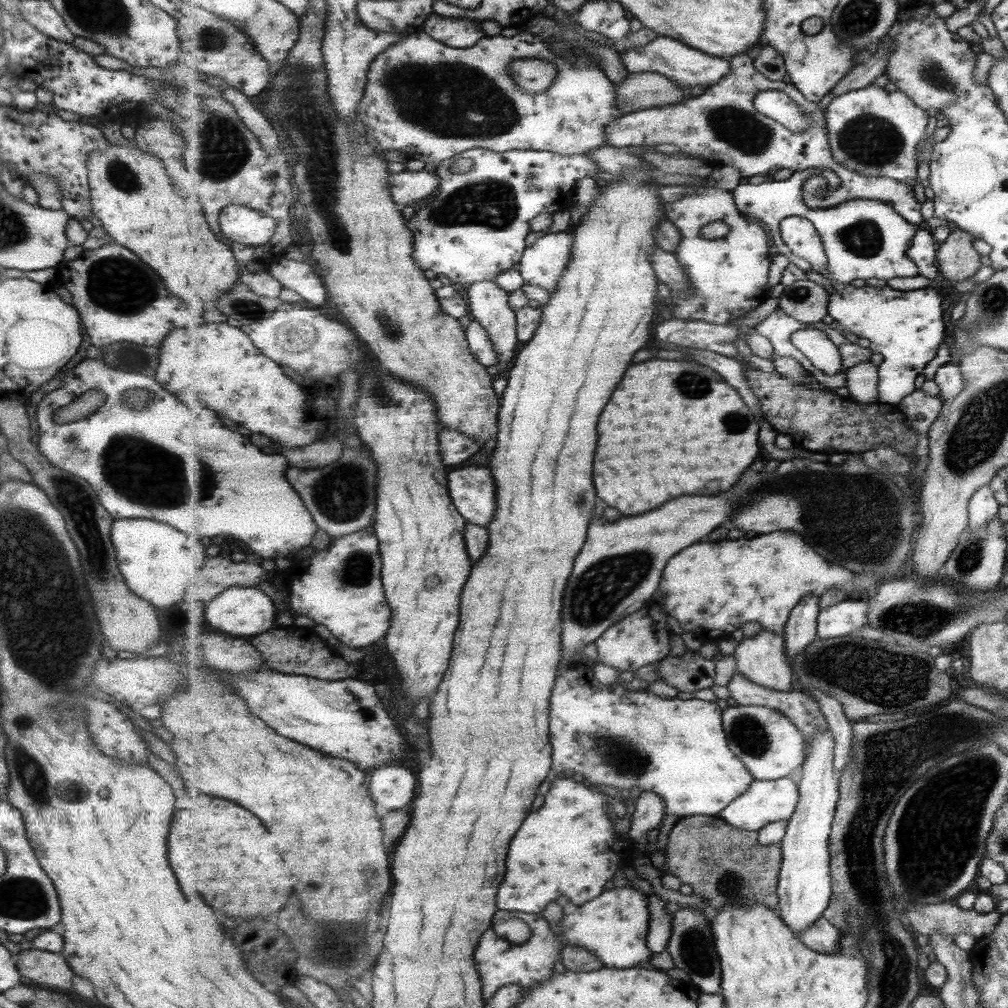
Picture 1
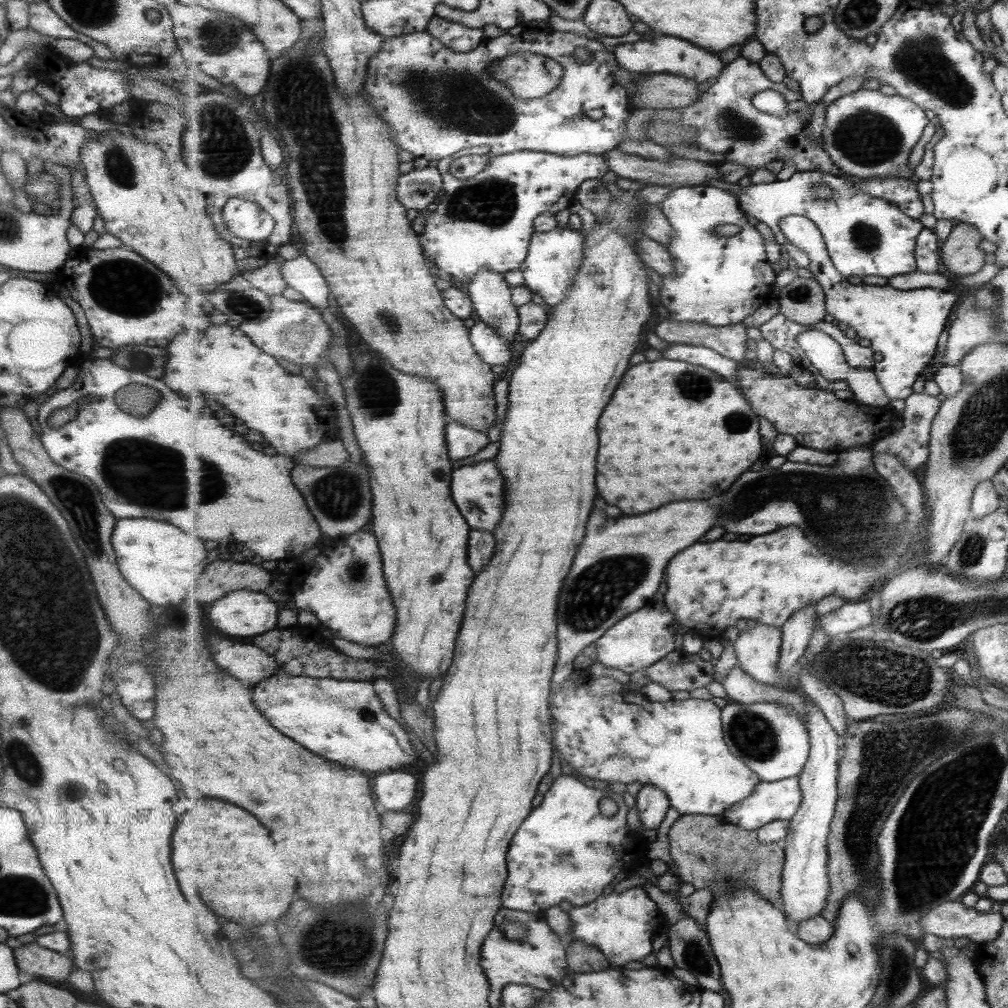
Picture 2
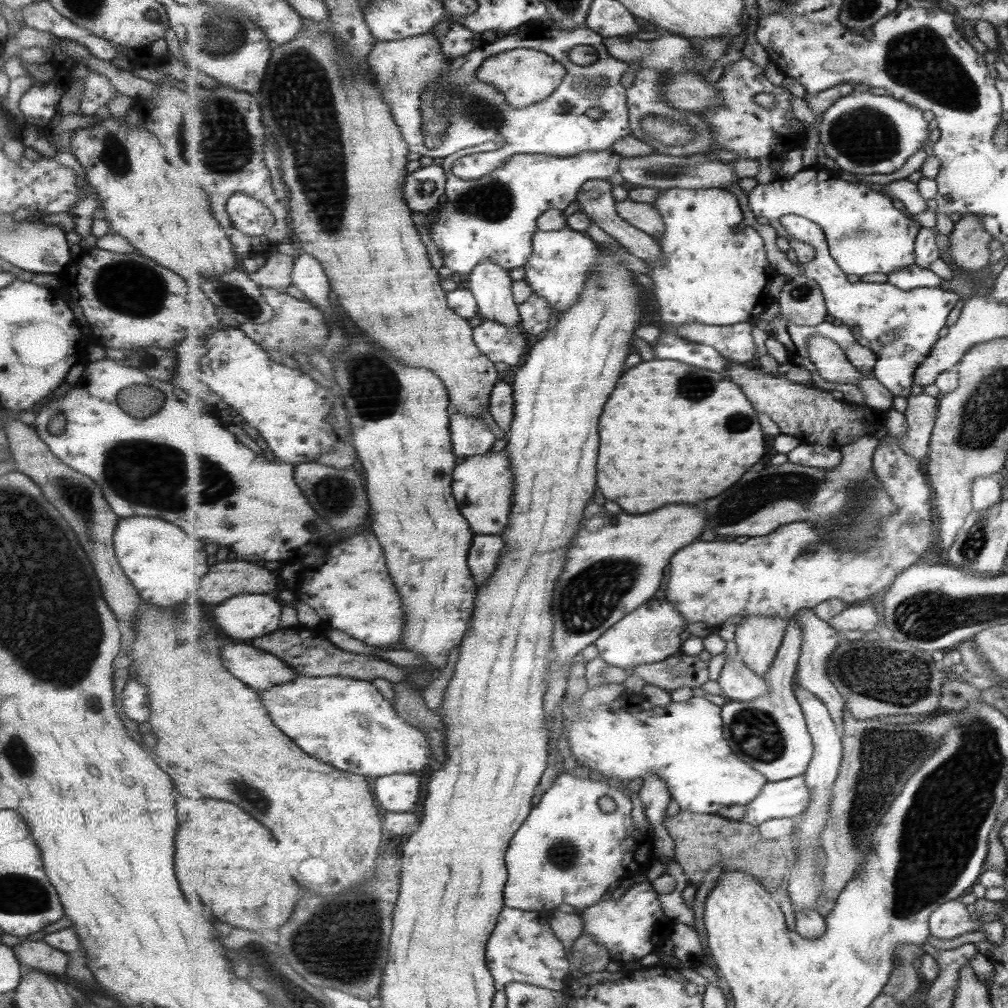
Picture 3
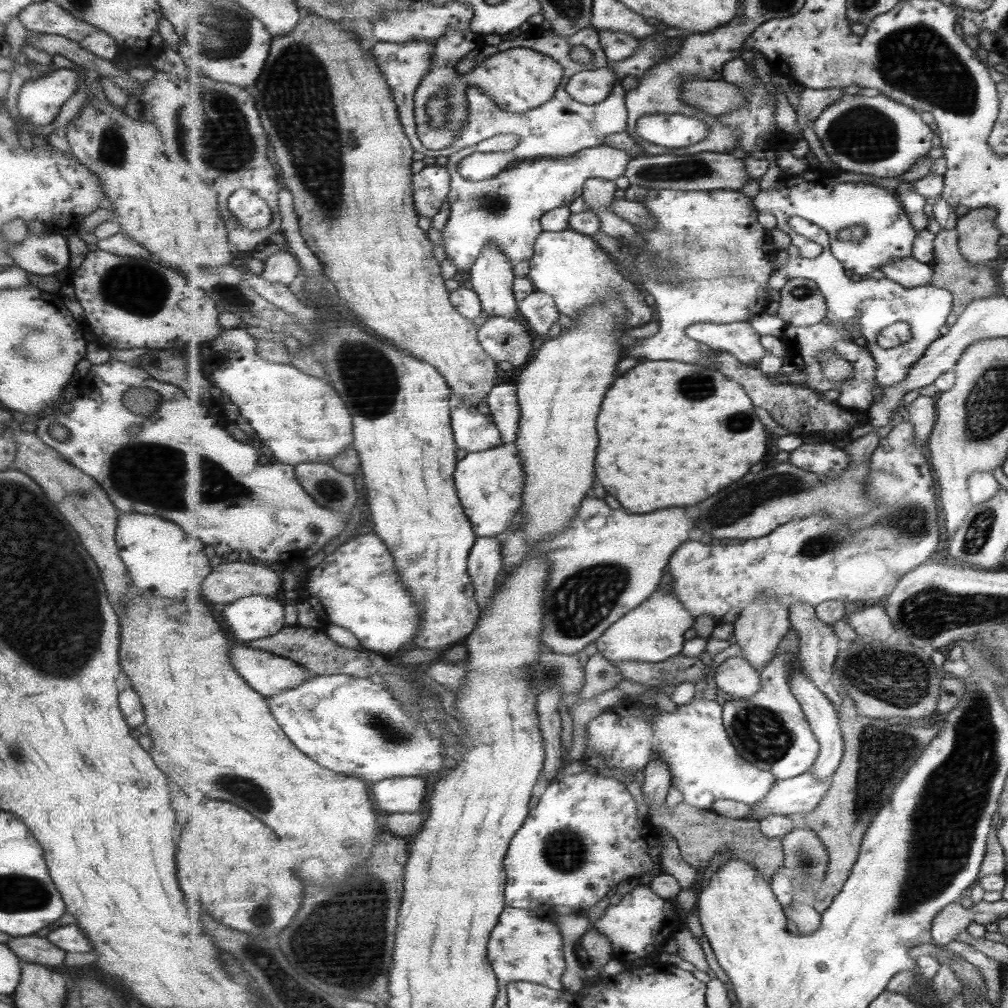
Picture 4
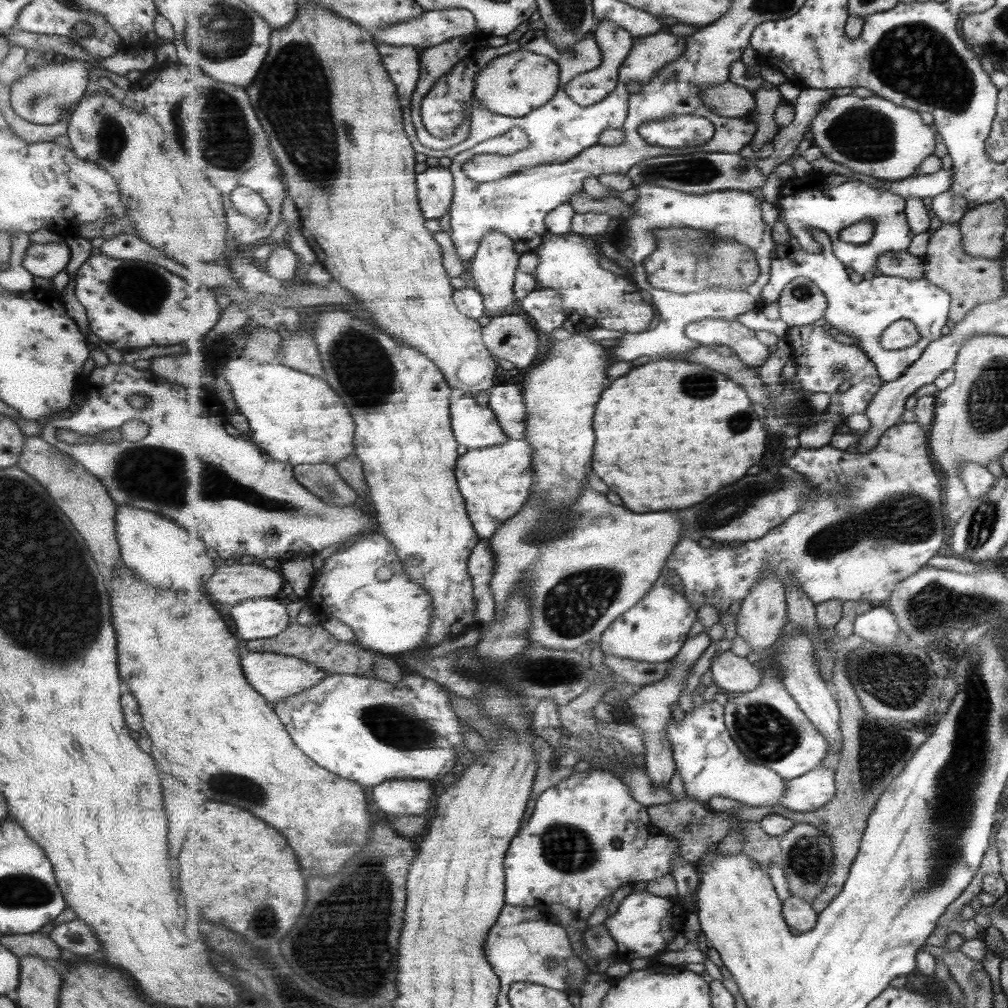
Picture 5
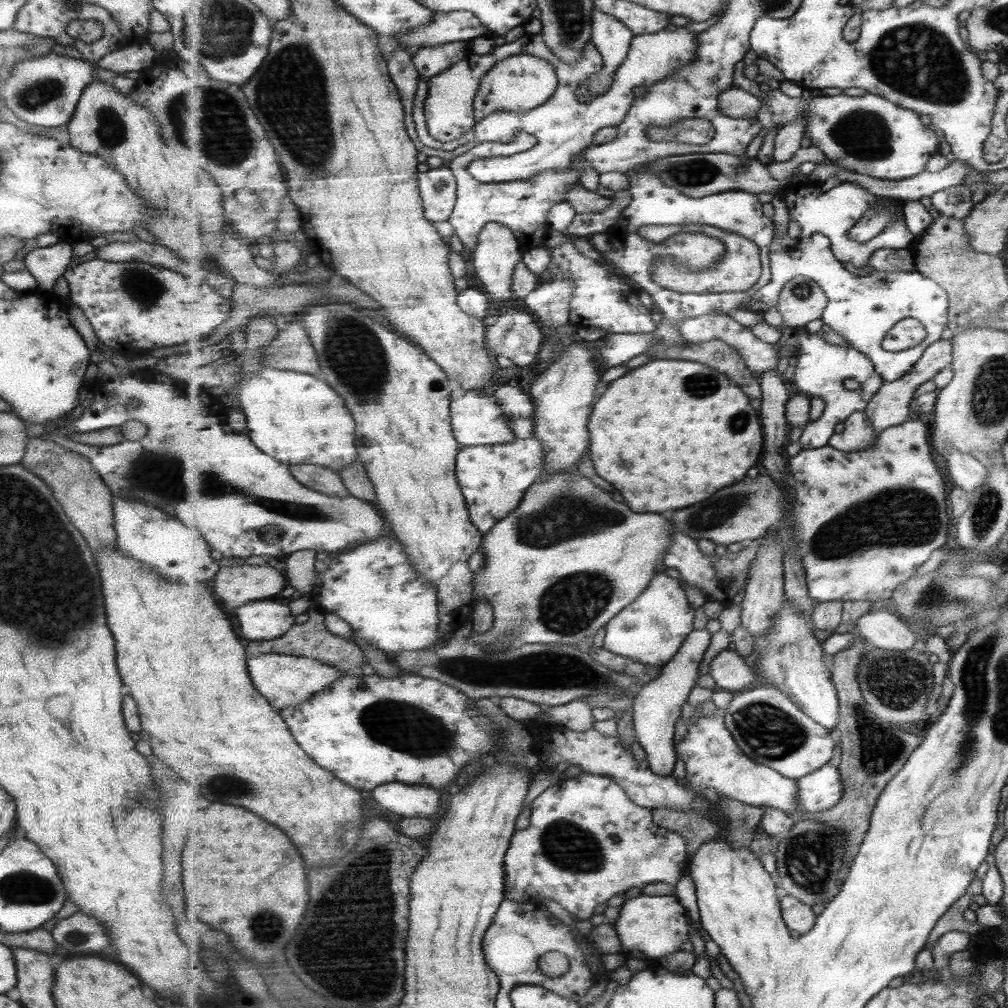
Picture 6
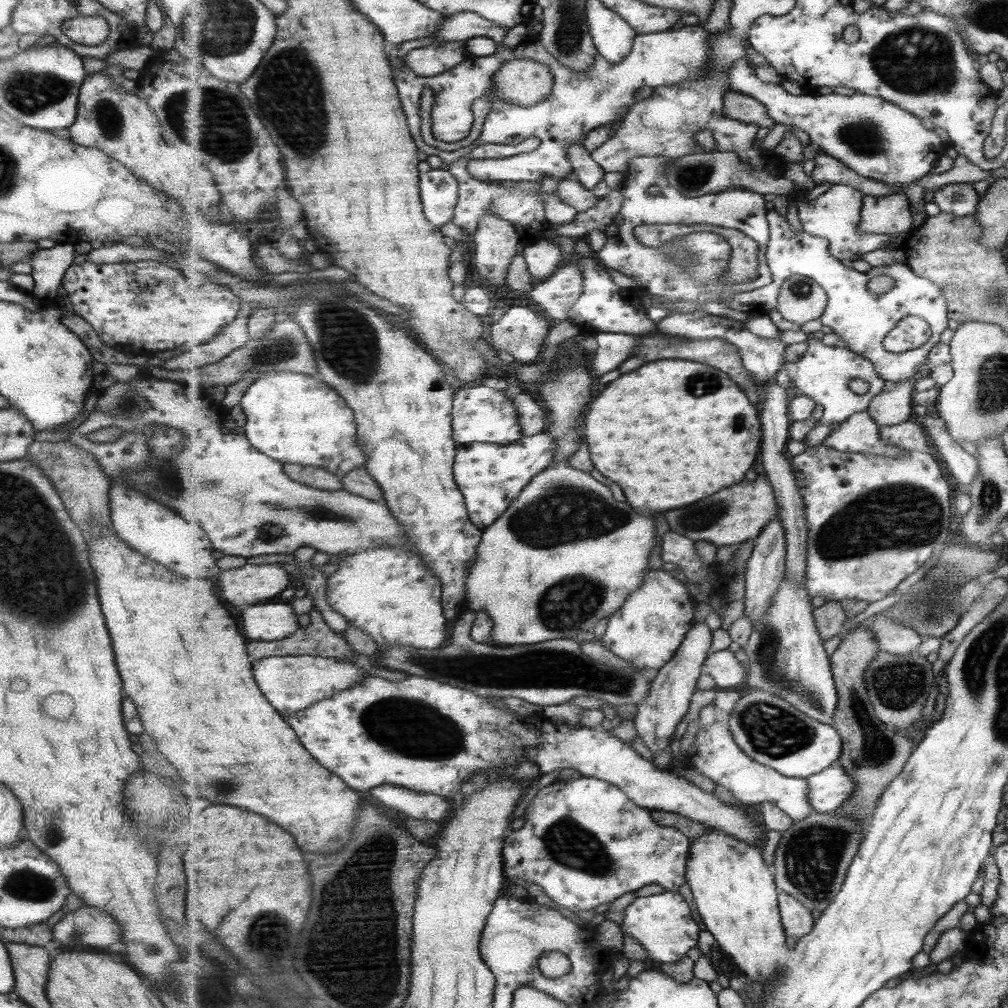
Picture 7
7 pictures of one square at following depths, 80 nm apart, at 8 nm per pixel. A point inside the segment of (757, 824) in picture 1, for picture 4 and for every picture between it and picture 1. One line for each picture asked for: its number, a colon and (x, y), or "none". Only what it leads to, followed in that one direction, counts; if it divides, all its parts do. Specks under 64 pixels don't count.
2: (780, 800)
3: (792, 797)
4: (803, 794)

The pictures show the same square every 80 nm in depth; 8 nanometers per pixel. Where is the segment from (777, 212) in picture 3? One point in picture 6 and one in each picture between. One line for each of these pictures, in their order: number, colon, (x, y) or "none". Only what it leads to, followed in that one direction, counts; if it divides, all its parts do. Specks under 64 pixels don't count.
4: (814, 195)
5: (805, 201)
6: (833, 213)

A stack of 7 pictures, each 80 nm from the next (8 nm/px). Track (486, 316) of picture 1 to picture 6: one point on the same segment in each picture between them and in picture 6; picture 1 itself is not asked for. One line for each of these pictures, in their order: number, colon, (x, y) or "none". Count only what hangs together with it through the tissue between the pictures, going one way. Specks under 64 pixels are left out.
2: (492, 297)
3: (493, 285)
4: (492, 276)
5: (494, 267)
6: (499, 251)

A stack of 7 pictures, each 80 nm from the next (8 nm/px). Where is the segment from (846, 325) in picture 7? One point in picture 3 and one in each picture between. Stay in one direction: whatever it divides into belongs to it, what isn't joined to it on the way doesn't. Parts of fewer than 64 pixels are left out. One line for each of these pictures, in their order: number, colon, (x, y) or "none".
3: (915, 317)
4: (873, 305)
5: (862, 308)
6: (863, 309)

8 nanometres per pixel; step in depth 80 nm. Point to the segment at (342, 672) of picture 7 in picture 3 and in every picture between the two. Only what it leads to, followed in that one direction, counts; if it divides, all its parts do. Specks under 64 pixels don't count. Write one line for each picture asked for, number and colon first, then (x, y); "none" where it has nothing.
3: (262, 670)
4: (269, 674)
5: (276, 676)
6: (287, 680)

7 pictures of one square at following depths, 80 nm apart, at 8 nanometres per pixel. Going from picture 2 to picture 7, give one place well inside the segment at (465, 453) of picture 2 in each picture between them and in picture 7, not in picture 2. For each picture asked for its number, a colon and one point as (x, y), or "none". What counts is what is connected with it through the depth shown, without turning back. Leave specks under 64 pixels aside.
3: (471, 436)
4: (474, 432)
5: (475, 427)
6: (477, 419)
7: (482, 414)

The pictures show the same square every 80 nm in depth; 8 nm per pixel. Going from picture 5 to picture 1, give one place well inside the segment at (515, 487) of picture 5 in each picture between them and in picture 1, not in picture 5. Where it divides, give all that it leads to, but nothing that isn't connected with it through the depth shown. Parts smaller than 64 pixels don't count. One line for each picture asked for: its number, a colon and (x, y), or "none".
1: (473, 488)
2: (479, 488)
3: (484, 484)
4: (490, 484)

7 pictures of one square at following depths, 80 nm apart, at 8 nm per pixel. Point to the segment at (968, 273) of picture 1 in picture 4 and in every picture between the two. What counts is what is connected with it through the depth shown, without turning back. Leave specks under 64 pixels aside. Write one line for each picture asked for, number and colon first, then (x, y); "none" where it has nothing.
2: (960, 252)
3: (968, 249)
4: (977, 234)

